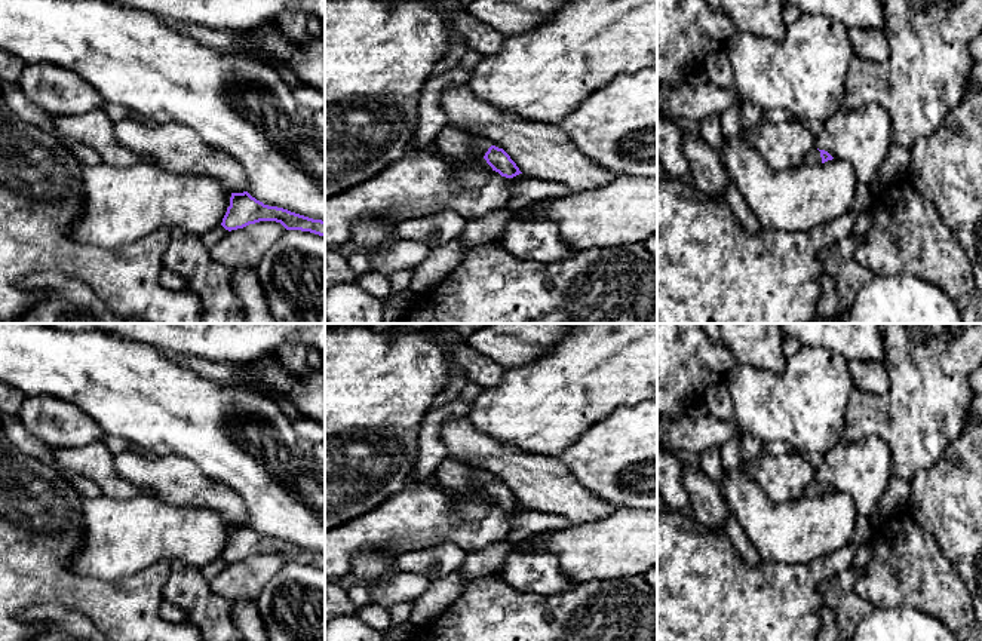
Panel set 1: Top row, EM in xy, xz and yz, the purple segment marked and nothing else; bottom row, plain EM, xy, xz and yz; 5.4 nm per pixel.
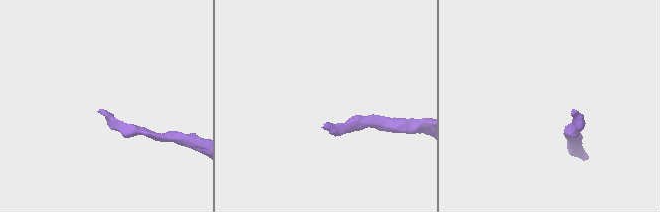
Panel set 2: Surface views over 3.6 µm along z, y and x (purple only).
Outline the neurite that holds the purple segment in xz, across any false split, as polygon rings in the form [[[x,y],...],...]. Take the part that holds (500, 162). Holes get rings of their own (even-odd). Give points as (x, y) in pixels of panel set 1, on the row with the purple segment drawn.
[[[449,123],[439,131],[435,144],[442,154],[458,160],[484,157],[492,171],[501,177],[513,178],[522,174],[503,148],[492,145],[487,139],[467,135]]]

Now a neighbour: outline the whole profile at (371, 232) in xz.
[[[375,215],[363,217],[352,227],[352,240],[366,249],[375,251],[393,242],[393,233],[401,221],[384,220]]]

